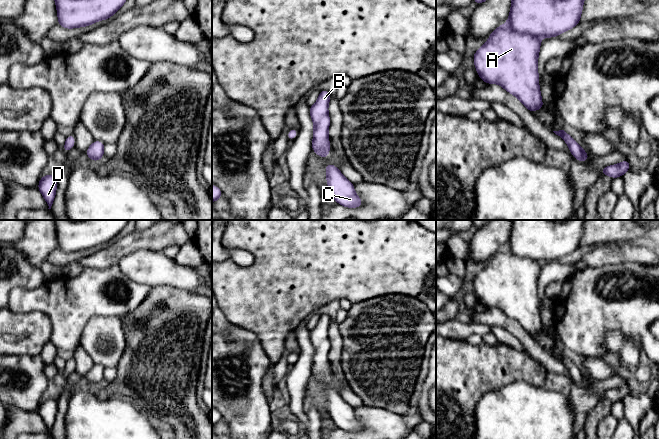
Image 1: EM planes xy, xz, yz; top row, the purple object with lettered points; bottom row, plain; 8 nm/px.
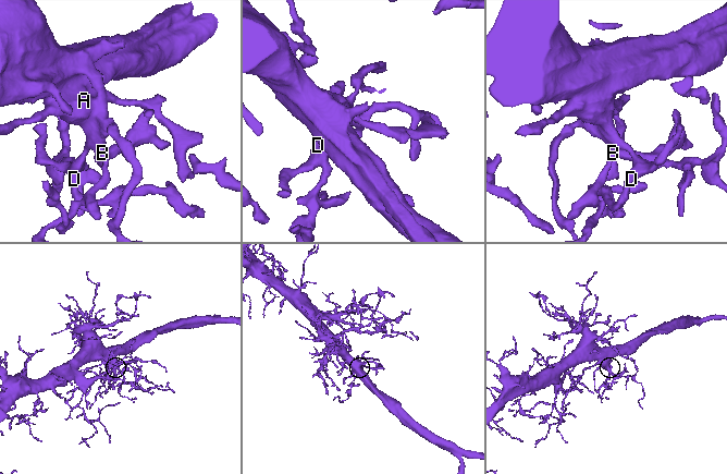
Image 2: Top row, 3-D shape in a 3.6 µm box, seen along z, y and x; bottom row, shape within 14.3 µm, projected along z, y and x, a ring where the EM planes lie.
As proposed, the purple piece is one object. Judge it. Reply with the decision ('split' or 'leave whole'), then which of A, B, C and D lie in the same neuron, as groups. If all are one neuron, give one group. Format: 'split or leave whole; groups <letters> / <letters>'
leave whole; groups A B C D

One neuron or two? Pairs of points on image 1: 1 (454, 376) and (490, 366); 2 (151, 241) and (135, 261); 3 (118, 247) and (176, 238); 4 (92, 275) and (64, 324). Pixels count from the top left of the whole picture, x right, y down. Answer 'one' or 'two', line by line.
1: one
2: two
3: one
4: one

